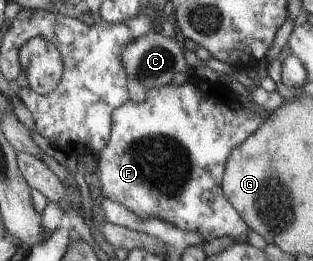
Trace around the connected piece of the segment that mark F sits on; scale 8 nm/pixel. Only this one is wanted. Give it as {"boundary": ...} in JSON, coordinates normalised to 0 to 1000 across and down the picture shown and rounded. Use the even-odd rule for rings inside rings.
{"boundary":[[[626,295],[585,326],[540,318],[521,333],[476,333],[457,395],[406,379],[358,429],[345,548],[313,582],[300,625],[323,751],[387,782],[444,835],[508,839],[578,885],[629,885],[655,927],[687,900],[757,908],[789,885],[792,858],[716,751],[706,690],[738,579],[780,544],[840,456],[840,437],[783,395],[738,418],[706,364],[668,352]]]}

